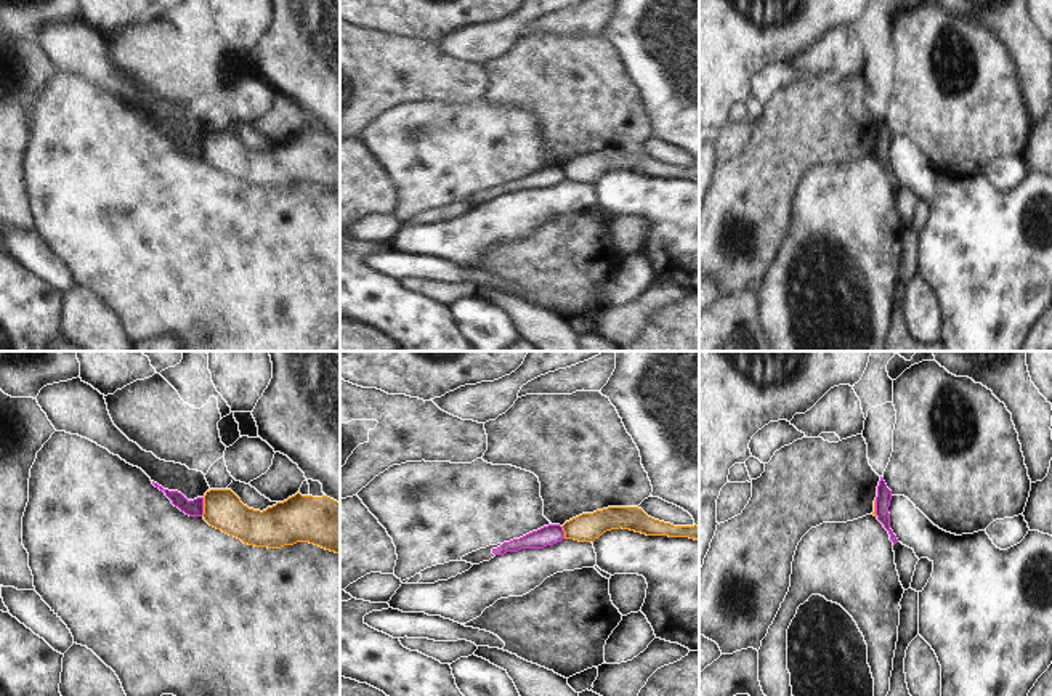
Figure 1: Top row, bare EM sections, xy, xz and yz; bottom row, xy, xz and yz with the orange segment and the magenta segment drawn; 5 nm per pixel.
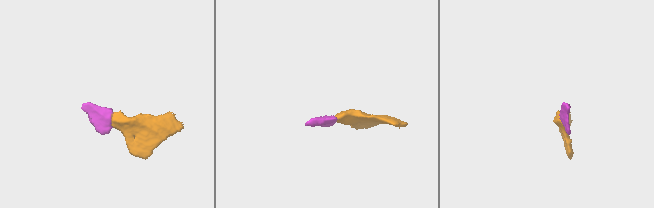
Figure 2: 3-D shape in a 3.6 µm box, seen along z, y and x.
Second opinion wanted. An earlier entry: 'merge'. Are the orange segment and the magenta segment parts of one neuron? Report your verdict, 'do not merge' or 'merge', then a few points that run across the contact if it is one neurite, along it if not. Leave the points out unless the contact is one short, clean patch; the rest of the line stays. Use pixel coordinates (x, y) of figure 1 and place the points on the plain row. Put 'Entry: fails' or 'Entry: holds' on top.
Entry: fails
do not merge | xy (204, 138), (204, 153), (201, 156)

